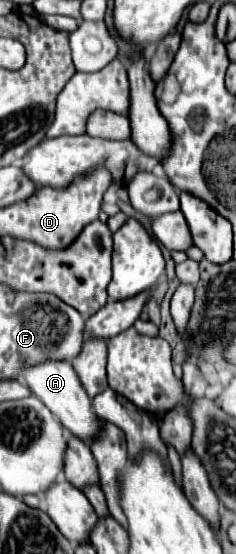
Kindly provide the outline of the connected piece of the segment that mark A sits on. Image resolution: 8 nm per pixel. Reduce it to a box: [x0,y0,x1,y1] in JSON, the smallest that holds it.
[20,360,98,442]

